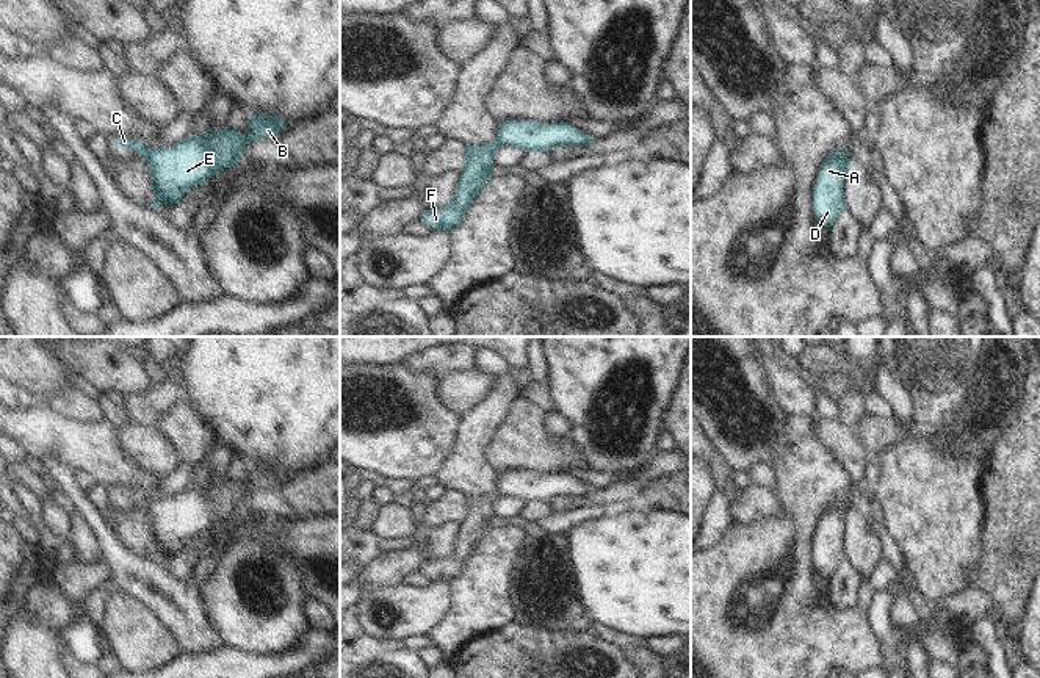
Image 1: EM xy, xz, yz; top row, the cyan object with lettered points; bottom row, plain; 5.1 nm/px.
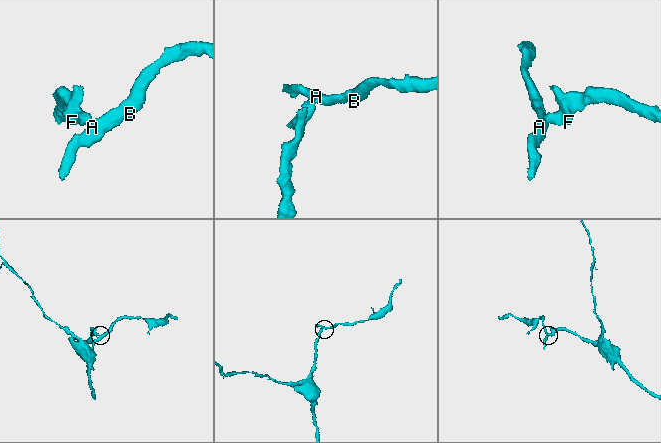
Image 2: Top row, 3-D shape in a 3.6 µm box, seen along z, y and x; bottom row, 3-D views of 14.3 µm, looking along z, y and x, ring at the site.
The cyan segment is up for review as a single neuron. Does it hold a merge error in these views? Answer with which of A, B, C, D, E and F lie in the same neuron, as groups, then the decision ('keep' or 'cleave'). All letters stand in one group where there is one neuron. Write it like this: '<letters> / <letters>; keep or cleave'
A B D E / C F; cleave

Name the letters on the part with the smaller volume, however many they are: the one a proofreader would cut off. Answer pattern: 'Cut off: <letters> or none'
Cut off: A, B, D, E

